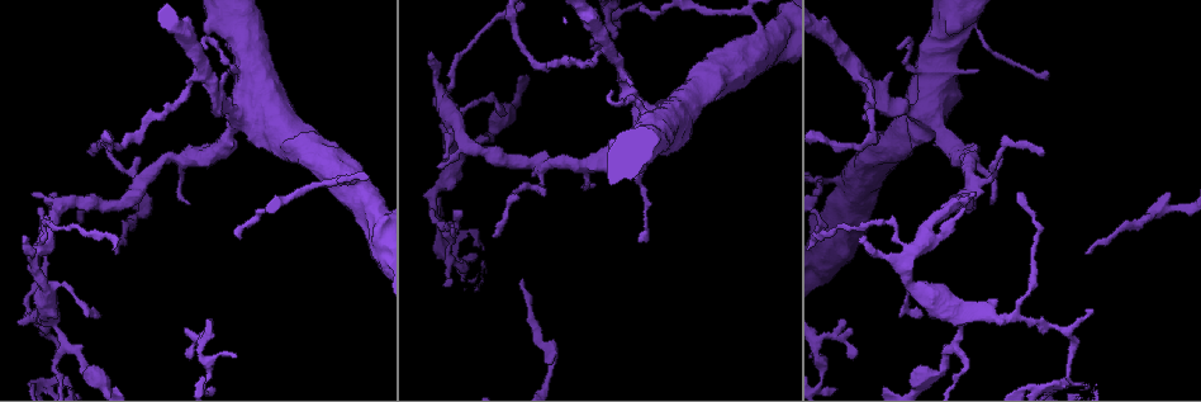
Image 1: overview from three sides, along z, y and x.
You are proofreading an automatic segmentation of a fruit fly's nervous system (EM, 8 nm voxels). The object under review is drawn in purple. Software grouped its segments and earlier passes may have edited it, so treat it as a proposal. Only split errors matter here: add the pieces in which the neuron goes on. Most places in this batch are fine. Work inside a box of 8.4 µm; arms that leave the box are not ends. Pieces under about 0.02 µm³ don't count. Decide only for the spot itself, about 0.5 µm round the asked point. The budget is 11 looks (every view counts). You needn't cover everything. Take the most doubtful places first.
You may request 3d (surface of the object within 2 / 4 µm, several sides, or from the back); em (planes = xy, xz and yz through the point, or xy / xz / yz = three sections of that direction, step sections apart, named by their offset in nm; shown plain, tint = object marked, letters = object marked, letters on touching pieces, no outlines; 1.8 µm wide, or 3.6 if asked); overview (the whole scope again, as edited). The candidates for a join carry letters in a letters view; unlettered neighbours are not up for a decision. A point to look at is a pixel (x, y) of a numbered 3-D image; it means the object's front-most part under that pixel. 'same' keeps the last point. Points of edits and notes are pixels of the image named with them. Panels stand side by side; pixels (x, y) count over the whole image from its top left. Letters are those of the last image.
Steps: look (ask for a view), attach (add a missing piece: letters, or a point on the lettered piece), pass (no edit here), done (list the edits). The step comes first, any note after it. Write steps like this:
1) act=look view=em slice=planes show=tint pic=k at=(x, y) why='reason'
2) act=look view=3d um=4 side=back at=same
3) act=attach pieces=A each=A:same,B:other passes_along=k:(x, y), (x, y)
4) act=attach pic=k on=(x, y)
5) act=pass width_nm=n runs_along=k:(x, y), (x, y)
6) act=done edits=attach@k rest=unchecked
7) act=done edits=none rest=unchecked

act=look view=em um=3.6 slice=planes show=letters pic=1 at=(843, 319) why='thin end'

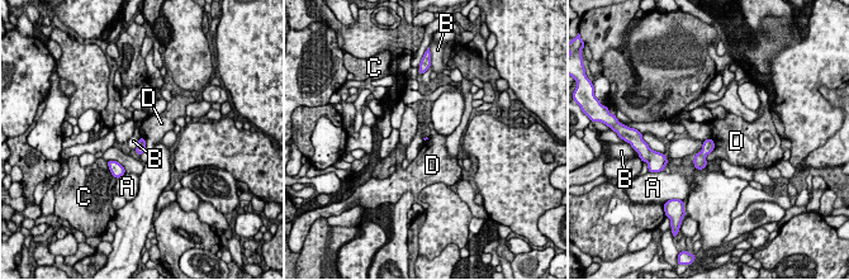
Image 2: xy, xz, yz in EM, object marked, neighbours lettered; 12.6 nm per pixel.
act=pass each=A:other,B:other,C:other,D:other border=2:(711, 138), (714, 148), (706, 165) found='no lettered piece goes on from it'

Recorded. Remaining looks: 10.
act=look view=em slice=yz step=4 show=letters pic=1 at=(521, 280) why='an open end'

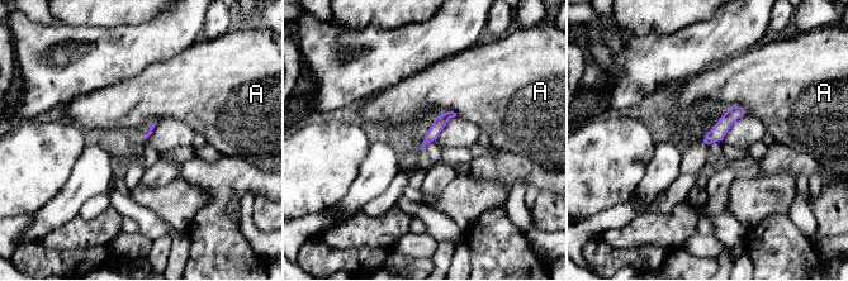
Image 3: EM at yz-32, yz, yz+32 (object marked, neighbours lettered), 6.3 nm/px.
act=look view=em slice=planes show=letters at=same

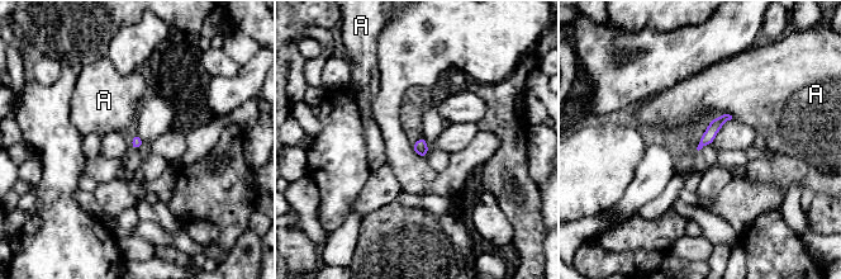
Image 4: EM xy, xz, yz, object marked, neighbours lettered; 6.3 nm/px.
act=pass each=A:other border=4:(732, 116), (717, 116), (708, 121) found='none of them fits'

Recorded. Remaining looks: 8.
act=look view=em slice=planes show=plain pic=1 at=(1184, 208) why='a narrow waist'

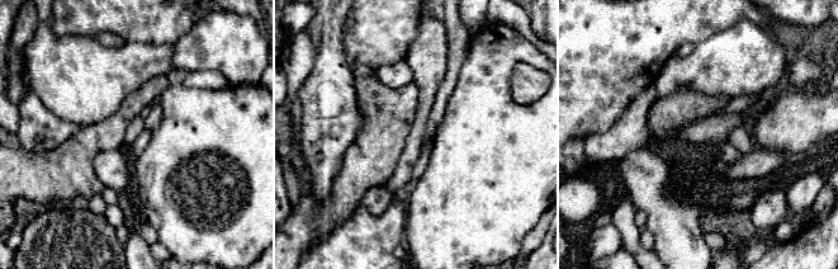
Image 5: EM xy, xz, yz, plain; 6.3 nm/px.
act=look view=em slice=planes show=letters at=same

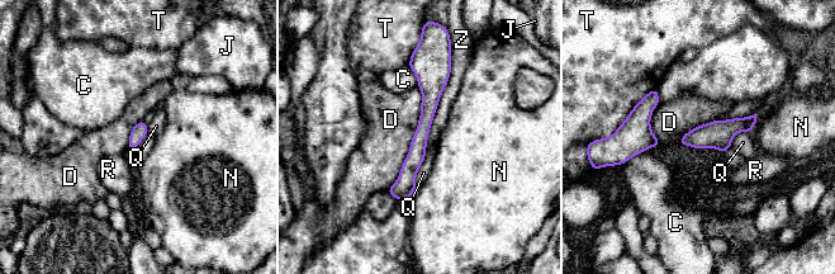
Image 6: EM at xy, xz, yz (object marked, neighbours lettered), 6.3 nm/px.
act=pass width_nm=100 each=C:other,D:other,J:other,N:other,Q:other,R:other,T:other,Z:other border=6:(451, 55), (450, 78), (425, 152) found='none of them fits'

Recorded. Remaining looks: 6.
act=look view=3d um=4 pic=1 at=(457, 266) why='sharp bend'

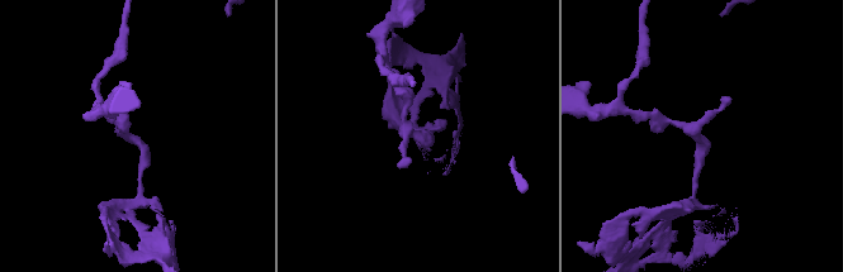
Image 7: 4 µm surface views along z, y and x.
act=look view=em slice=planes show=letters pic=7 at=(701, 139) why='need the tissue'

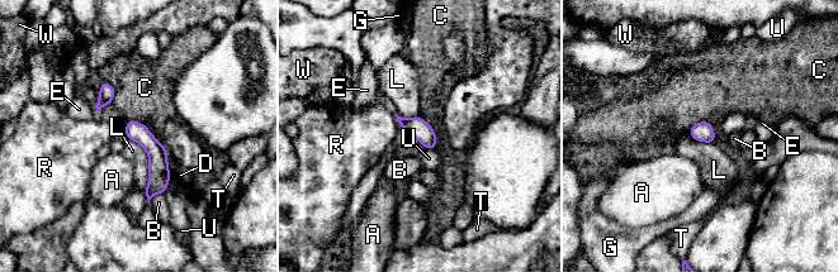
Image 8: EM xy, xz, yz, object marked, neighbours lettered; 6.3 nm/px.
act=pass width_nm=120 each=A:other,B:other,C:other,D:other,E:other,G:other,L:other,R:other,T:other,U:other,W:other runs_along=8:(131, 123), (156, 152), (150, 194) found='none of them fits'

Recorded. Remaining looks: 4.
act=done edits=none rest=unchecked

